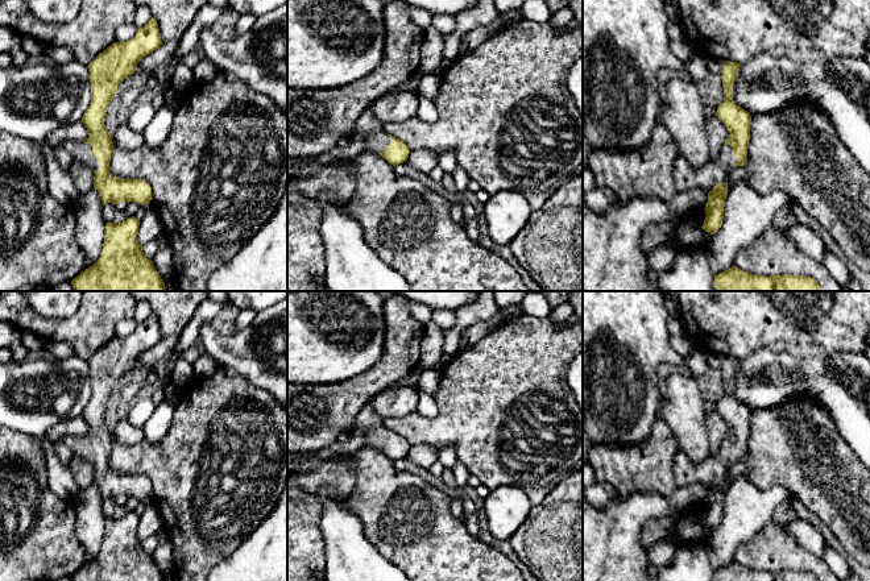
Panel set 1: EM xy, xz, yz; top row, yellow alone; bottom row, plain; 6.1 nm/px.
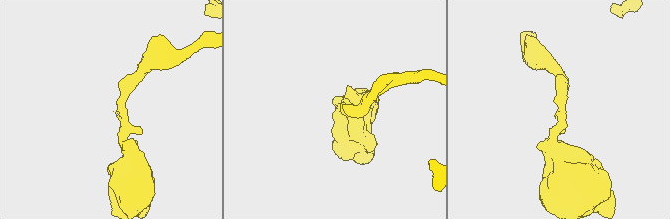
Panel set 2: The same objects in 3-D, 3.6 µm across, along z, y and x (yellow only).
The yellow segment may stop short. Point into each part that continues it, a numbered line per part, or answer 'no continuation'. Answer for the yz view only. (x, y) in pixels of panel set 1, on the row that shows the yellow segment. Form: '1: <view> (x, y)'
1: yz (687, 177)

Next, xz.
1: xz (368, 125)

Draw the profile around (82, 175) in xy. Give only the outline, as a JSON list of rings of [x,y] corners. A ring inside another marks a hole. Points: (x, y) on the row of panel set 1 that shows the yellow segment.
[[[74,159],[67,173],[79,195],[84,195],[94,188],[95,173],[90,166]]]

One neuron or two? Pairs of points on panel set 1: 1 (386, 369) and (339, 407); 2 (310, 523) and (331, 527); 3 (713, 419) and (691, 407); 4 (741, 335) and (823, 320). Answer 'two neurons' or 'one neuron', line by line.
1: one neuron
2: two neurons
3: two neurons
4: one neuron

